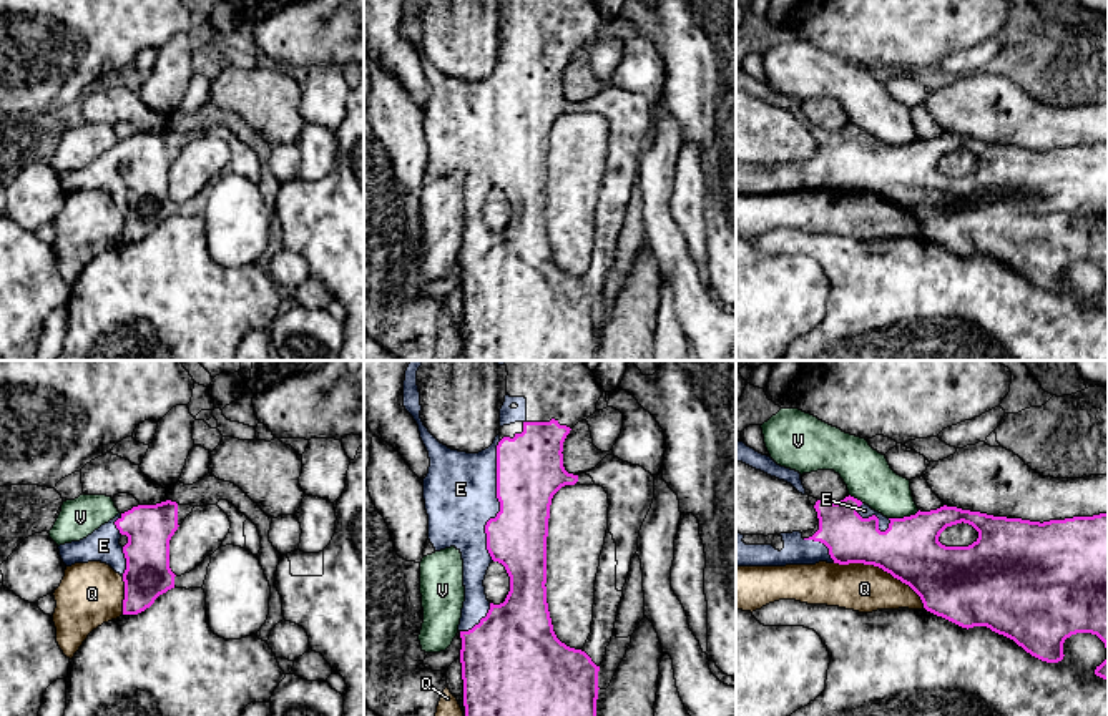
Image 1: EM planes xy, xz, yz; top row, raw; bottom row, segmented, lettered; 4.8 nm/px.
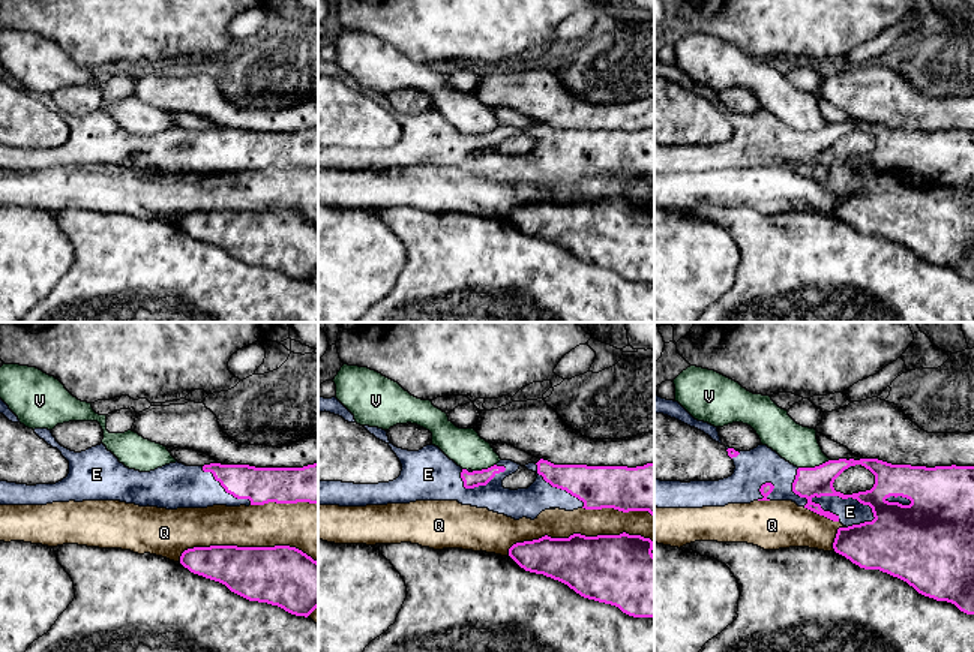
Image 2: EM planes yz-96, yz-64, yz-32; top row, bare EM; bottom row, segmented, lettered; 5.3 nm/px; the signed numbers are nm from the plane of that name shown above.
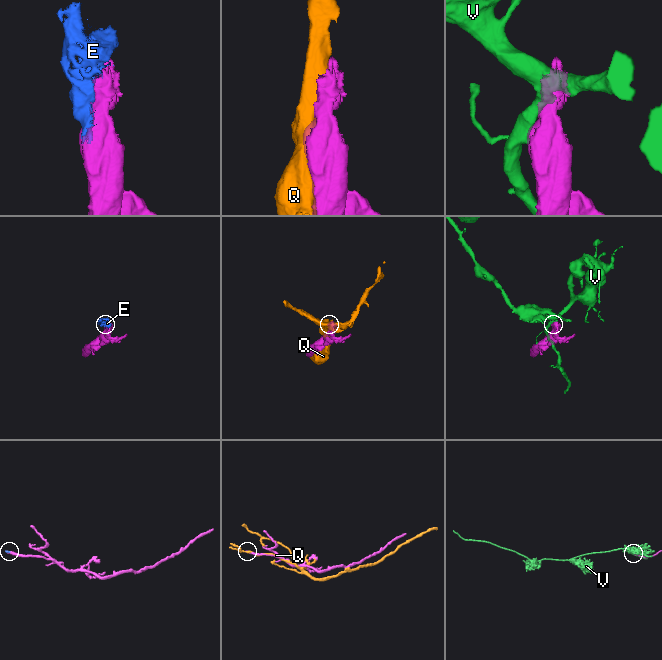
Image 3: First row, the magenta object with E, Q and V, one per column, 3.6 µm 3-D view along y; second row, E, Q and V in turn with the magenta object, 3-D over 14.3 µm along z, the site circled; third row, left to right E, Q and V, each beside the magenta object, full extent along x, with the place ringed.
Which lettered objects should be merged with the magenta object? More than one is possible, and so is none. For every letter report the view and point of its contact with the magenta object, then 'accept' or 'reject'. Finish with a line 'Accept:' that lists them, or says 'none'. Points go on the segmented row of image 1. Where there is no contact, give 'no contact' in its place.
E: xz (499, 500) | accept
Q: yz (882, 568) | reject
V: yz (904, 517) | reject
Accept: E

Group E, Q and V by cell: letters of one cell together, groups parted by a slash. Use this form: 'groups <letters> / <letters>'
groups E / Q / V

